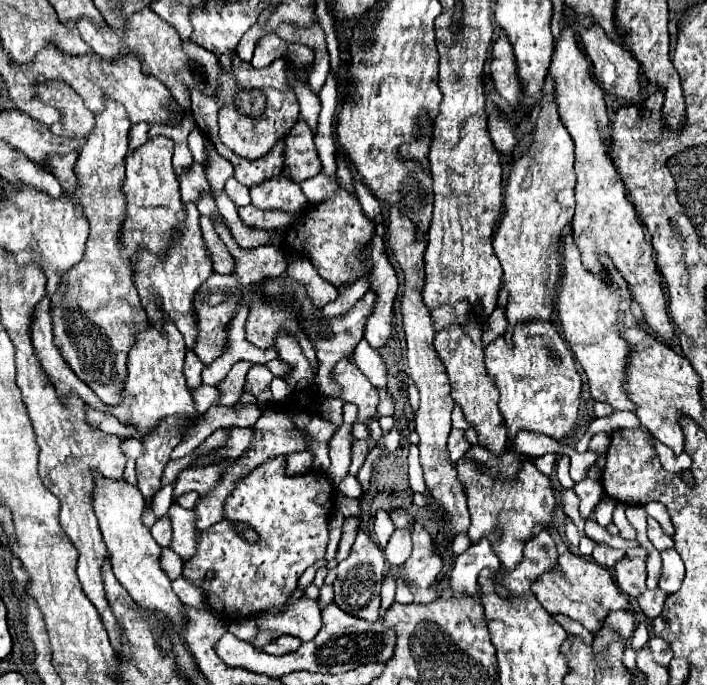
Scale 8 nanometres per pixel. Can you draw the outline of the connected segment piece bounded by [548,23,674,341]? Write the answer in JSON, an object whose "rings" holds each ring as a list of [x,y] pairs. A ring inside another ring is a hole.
{"rings":[[[564,23],[560,31],[560,39],[556,41],[552,65],[548,69],[548,77],[552,83],[552,95],[558,105],[558,115],[566,131],[570,133],[574,145],[576,145],[576,211],[572,217],[572,237],[574,243],[580,249],[582,263],[592,271],[594,275],[604,275],[608,279],[608,271],[604,271],[598,263],[598,255],[606,253],[616,271],[624,277],[628,283],[628,289],[632,293],[632,299],[640,305],[646,325],[664,341],[674,339],[674,329],[666,311],[666,297],[662,287],[662,275],[654,261],[654,249],[648,243],[644,235],[644,225],[640,223],[632,203],[626,197],[622,179],[612,163],[612,159],[606,153],[604,143],[604,131],[608,131],[608,115],[606,115],[606,103],[604,93],[596,85],[596,81],[590,75],[590,65],[580,51],[576,43],[576,33],[572,25]]]}

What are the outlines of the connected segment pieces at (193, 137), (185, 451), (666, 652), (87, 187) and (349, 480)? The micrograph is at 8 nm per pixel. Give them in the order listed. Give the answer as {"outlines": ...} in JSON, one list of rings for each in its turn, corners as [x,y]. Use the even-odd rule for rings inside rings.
{"outlines":[[[[194,127],[194,129],[190,131],[188,145],[190,145],[192,155],[194,155],[194,159],[196,159],[198,163],[202,163],[202,165],[208,163],[208,159],[204,159],[204,135],[202,135],[202,131],[200,131],[198,127]]],[[[246,403],[238,407],[224,407],[224,405],[210,407],[204,415],[200,415],[196,425],[188,431],[188,437],[184,437],[182,443],[174,447],[172,459],[190,455],[218,427],[252,427],[260,415],[262,413],[256,403]]],[[[652,637],[652,639],[648,641],[648,647],[650,647],[650,651],[652,651],[652,657],[658,657],[658,661],[660,661],[660,657],[666,657],[666,665],[668,665],[668,661],[674,657],[670,645],[668,645],[664,639],[660,639],[660,637]]],[[[108,99],[104,111],[96,115],[96,127],[88,135],[88,141],[78,155],[74,167],[80,183],[80,187],[76,189],[76,203],[82,207],[84,217],[90,223],[86,253],[84,259],[68,273],[68,289],[64,291],[64,295],[62,291],[56,291],[56,295],[52,295],[56,345],[60,347],[70,369],[104,403],[114,407],[124,401],[122,391],[124,379],[128,375],[128,351],[132,349],[138,333],[148,329],[148,317],[132,281],[130,263],[122,257],[120,245],[120,233],[126,215],[122,181],[124,159],[128,155],[128,129],[130,123],[124,107]],[[138,307],[142,307],[142,311],[136,311]]],[[[346,475],[342,479],[342,483],[338,485],[338,489],[346,495],[346,497],[360,497],[362,495],[362,487],[358,483],[358,479],[354,475]]]]}

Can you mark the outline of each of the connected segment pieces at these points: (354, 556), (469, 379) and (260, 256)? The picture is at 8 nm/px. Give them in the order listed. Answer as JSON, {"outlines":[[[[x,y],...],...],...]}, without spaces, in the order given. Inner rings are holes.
{"outlines":[[[[358,527],[356,541],[350,549],[350,555],[336,565],[338,577],[332,585],[334,587],[334,603],[342,611],[346,611],[354,617],[360,617],[360,619],[366,619],[366,621],[376,621],[380,617],[380,587],[382,587],[382,581],[384,581],[384,571],[386,571],[384,553],[368,537],[368,533],[362,527]]],[[[466,323],[460,327],[450,327],[446,331],[440,331],[434,337],[434,347],[440,357],[440,361],[446,367],[448,379],[450,379],[450,395],[456,405],[462,407],[464,419],[478,431],[478,445],[492,451],[496,457],[506,453],[506,427],[504,419],[496,407],[498,403],[498,391],[494,381],[490,379],[486,365],[484,365],[484,343],[482,343],[482,331],[476,327],[476,323]]],[[[212,217],[211,220],[222,241],[226,243],[228,251],[236,259],[234,275],[240,279],[242,287],[248,287],[250,283],[260,281],[264,277],[276,277],[286,269],[286,259],[278,248],[269,245],[254,250],[243,250],[242,247],[238,247],[238,243],[234,243],[230,231],[224,225],[220,225],[216,217]]]]}

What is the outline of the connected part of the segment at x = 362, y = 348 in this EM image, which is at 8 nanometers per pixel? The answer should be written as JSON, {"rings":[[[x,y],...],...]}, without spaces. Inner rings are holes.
{"rings":[[[360,341],[354,349],[354,363],[356,367],[370,379],[372,385],[376,387],[386,387],[386,369],[384,369],[384,361],[382,357],[366,343]]]}

